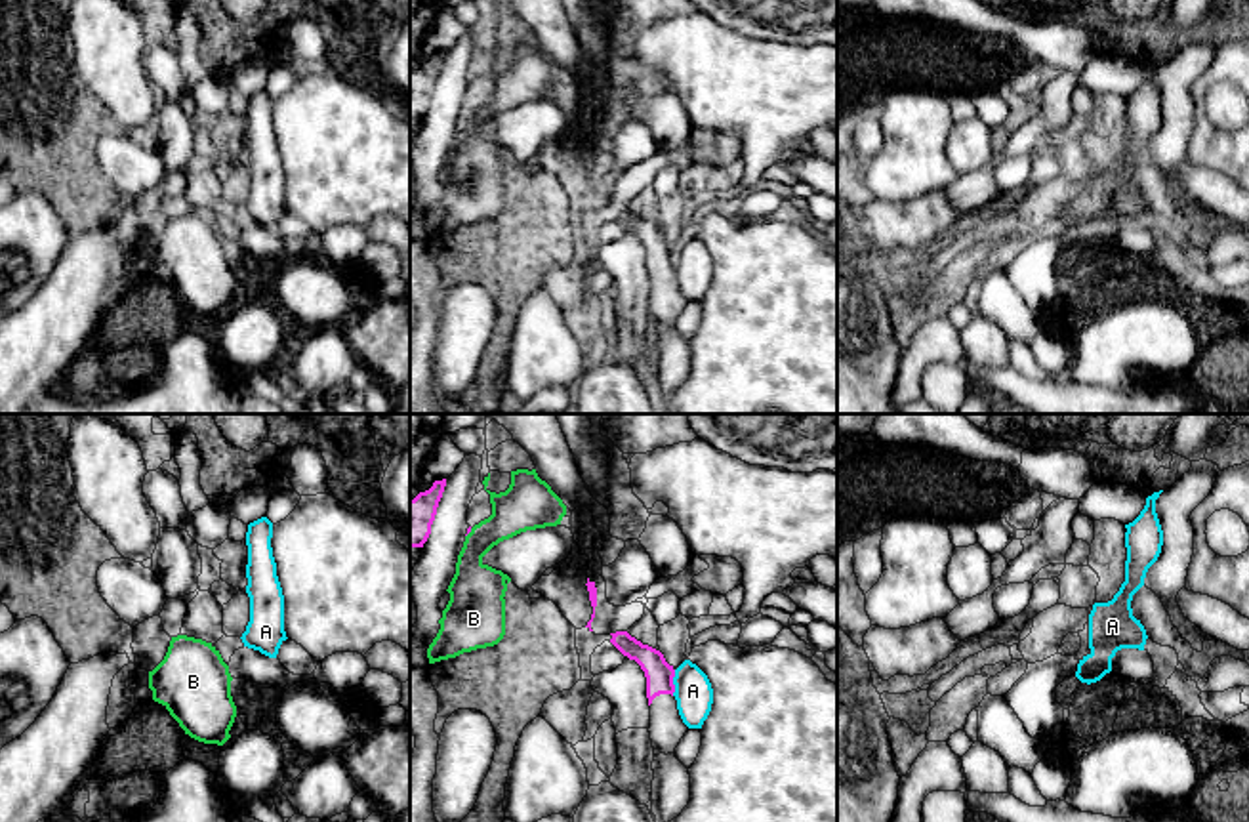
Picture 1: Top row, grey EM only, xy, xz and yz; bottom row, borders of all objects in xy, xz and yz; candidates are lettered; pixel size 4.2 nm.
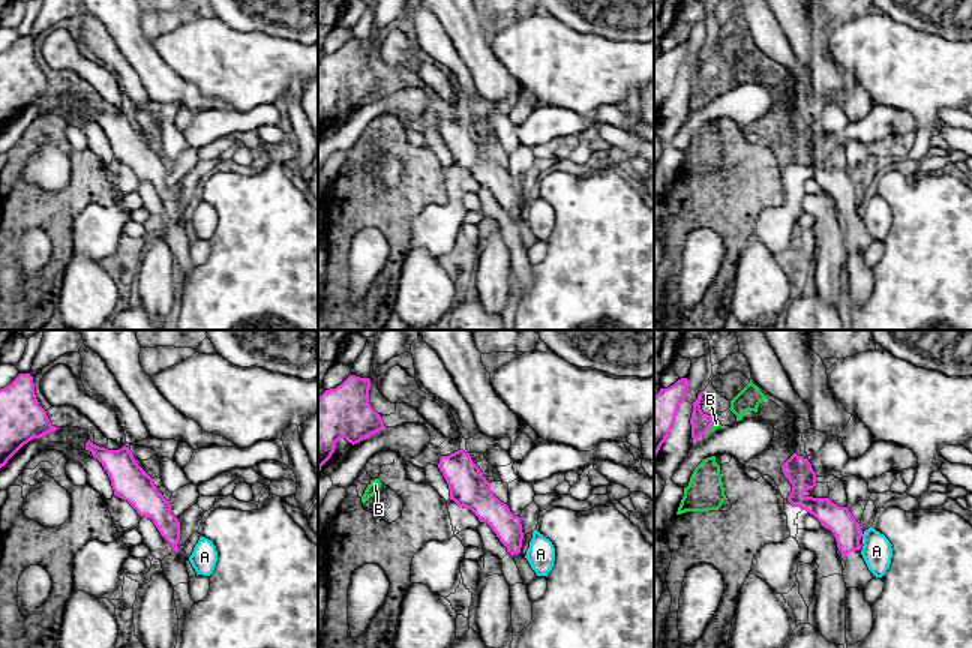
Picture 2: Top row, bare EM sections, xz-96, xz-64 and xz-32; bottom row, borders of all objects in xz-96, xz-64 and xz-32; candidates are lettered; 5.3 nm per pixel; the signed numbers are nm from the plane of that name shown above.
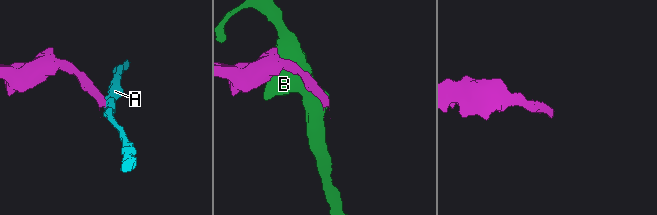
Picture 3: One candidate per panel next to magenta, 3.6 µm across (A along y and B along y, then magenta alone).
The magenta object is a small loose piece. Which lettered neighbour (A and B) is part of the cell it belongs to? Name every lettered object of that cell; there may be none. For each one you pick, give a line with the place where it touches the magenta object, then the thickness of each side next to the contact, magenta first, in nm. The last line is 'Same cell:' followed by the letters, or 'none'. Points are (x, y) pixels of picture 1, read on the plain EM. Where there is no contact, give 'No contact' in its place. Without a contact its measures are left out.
Same cell: none

